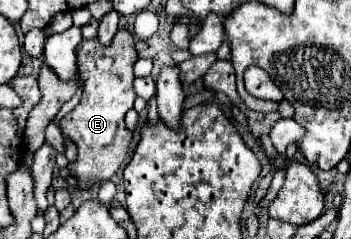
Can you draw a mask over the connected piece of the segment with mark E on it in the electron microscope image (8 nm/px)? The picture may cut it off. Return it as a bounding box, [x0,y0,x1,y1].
[60,30,136,190]

